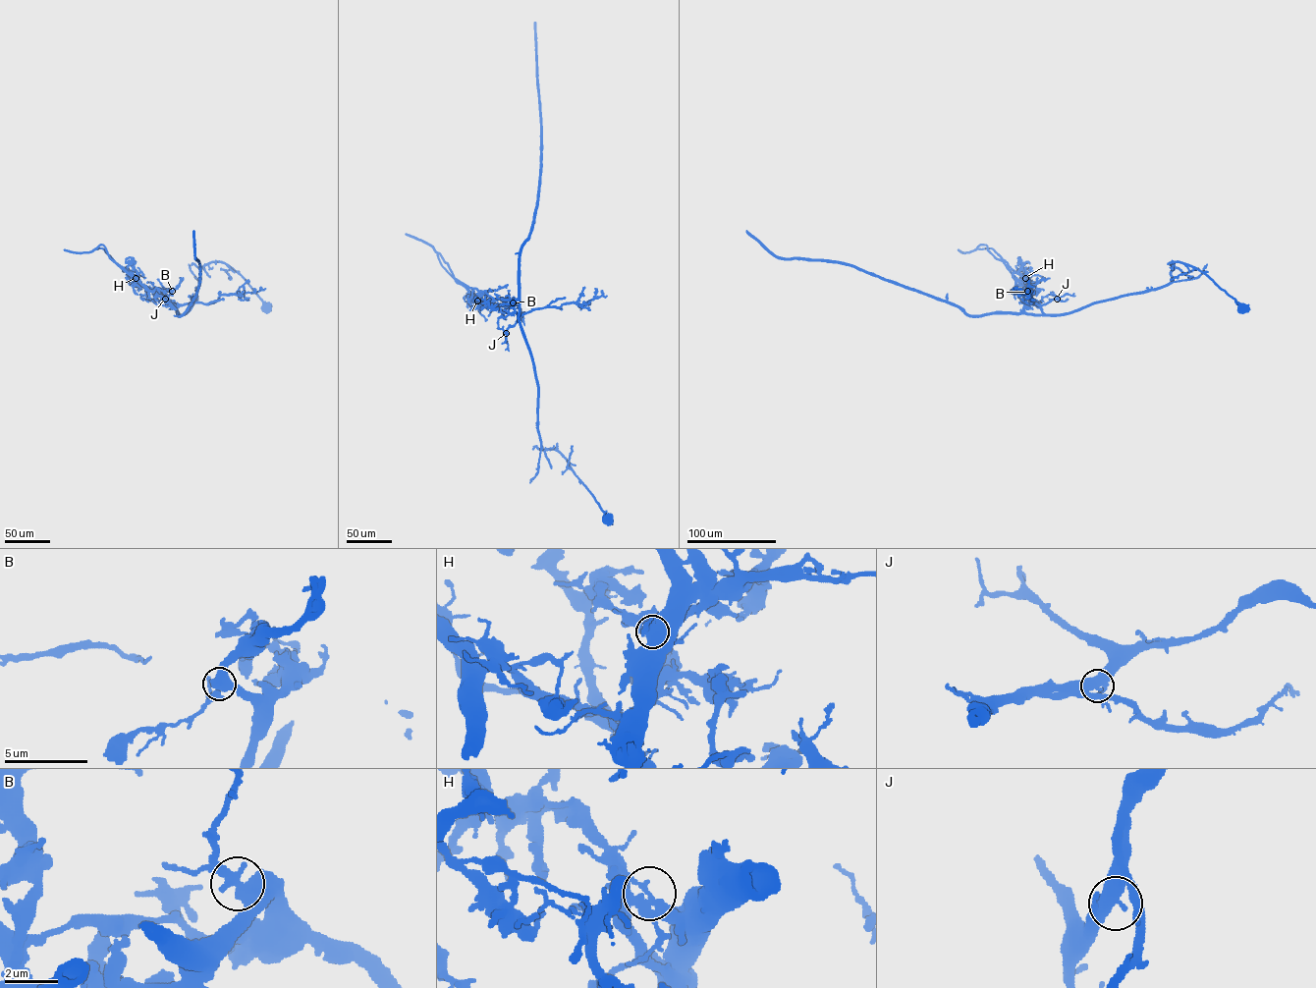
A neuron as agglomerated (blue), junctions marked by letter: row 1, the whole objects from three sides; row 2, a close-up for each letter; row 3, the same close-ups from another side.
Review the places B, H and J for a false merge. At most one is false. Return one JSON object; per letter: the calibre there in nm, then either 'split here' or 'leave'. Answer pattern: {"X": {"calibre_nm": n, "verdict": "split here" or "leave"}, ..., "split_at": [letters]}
{"B": {"calibre_nm": 440, "verdict": "leave"}, "H": {"calibre_nm": 300, "verdict": "split here"}, "J": {"calibre_nm": 440, "verdict": "leave"}, "split_at": ["H"]}

